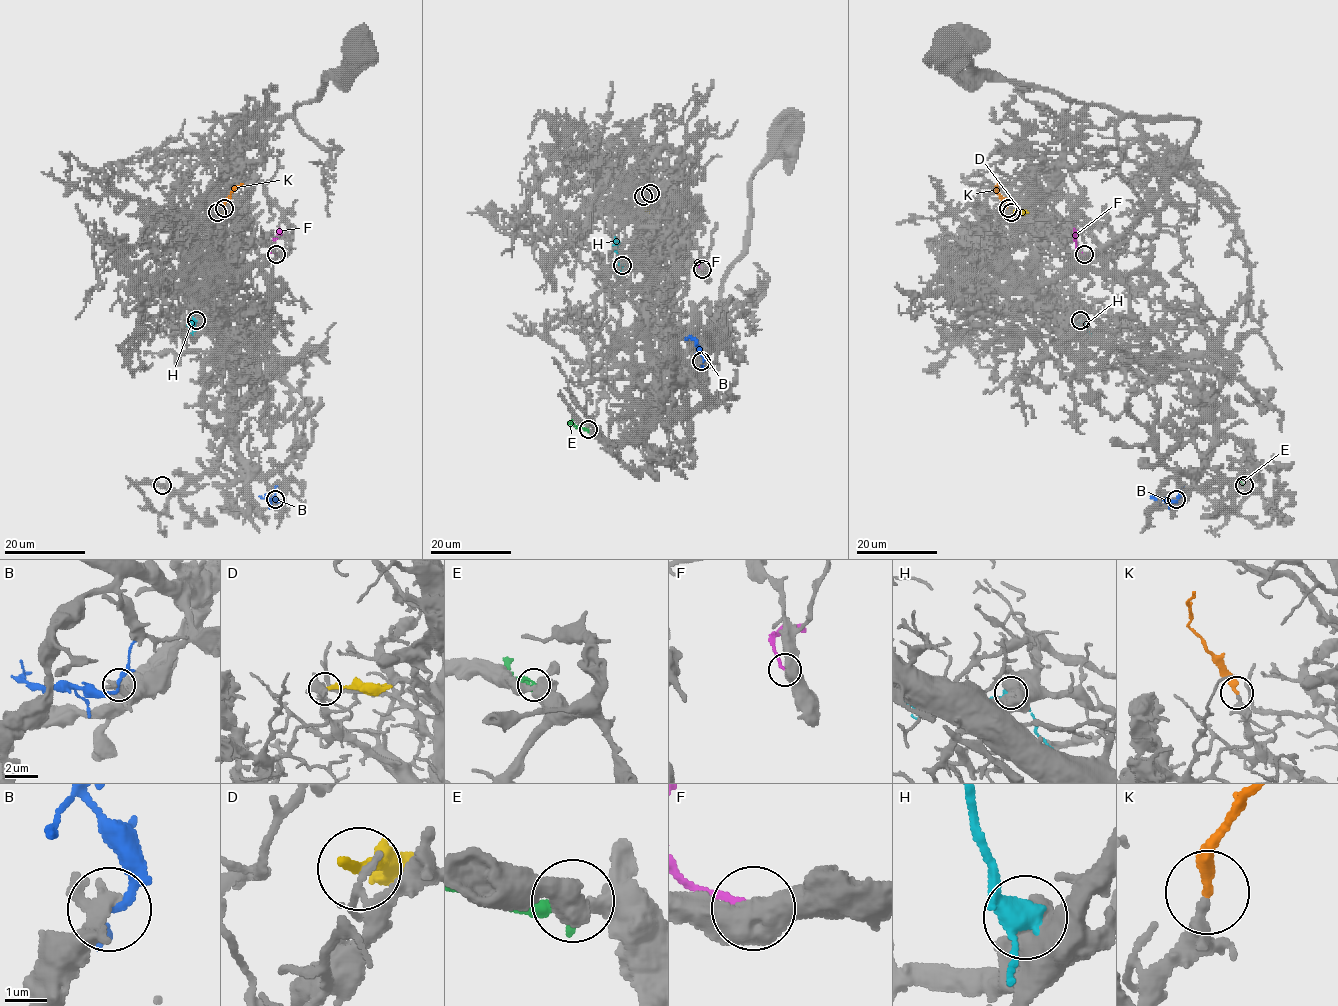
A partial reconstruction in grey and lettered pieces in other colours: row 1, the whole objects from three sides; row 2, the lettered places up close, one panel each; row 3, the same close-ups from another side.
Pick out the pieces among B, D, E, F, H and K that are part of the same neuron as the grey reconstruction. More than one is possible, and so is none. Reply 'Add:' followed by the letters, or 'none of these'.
Add: K

